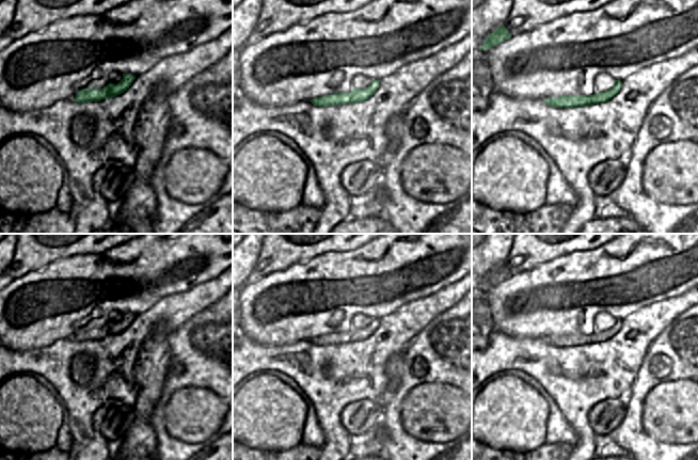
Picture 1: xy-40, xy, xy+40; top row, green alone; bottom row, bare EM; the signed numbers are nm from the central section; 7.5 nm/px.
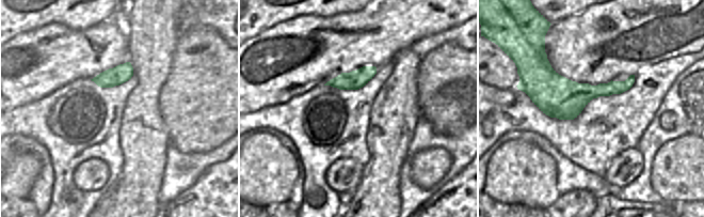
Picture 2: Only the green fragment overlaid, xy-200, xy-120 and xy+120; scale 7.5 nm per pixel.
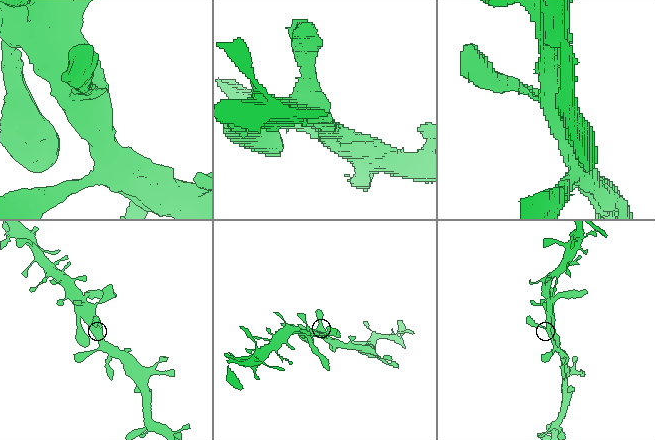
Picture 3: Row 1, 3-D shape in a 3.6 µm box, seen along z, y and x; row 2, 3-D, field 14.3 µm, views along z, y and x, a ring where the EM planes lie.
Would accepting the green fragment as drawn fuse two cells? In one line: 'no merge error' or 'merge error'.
no merge error

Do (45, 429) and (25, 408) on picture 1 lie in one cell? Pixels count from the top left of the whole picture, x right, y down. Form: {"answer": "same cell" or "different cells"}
{"answer": "same cell"}

